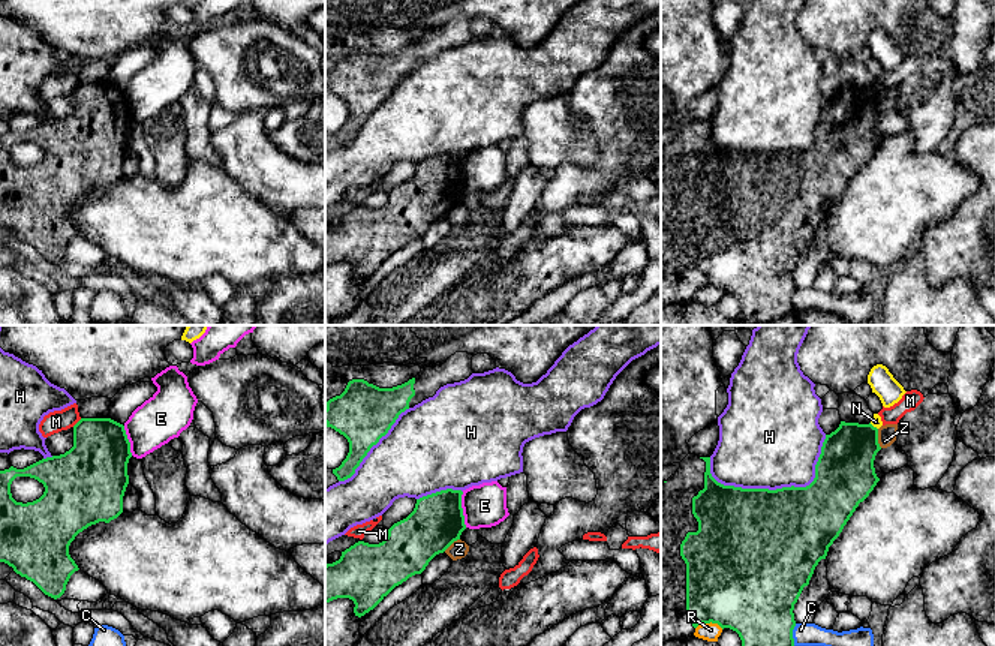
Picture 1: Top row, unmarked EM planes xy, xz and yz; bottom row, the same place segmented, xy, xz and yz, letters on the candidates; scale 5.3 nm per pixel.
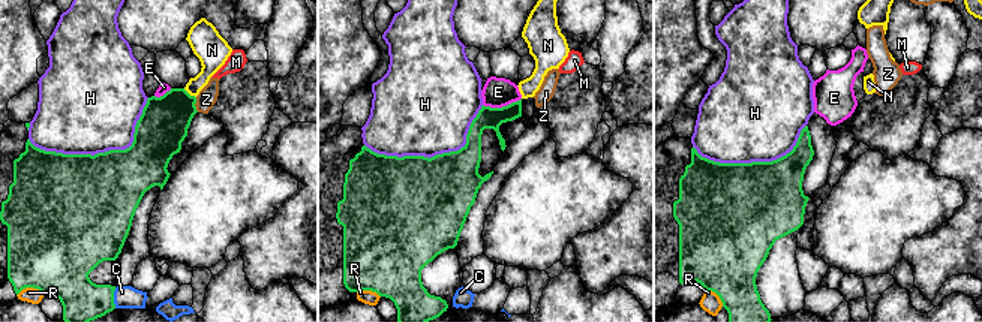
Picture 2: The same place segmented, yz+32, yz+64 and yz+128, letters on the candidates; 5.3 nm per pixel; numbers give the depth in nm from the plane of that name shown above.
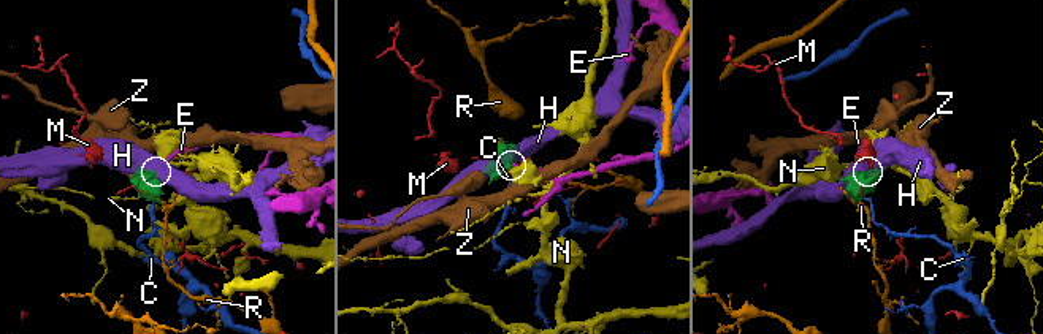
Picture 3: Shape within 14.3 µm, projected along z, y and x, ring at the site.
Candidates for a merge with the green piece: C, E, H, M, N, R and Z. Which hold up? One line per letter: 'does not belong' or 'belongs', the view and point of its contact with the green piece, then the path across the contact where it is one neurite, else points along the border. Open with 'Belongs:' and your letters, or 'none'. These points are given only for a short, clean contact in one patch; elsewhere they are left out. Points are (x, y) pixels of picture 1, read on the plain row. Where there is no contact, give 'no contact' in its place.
Belongs: none
C: does not belong; contact yz (791, 299); border yz (796, 288), (793, 309)
E: does not belong; contact xz (462, 174); border xz (462, 156), (462, 179), (466, 191)
H: does not belong; contact yz (782, 152)
M: does not belong; contact xy (78, 86)
N: does not belong; contact yz (872, 90); border yz (869, 87), (877, 93)
R: does not belong; contact yz (709, 287)
Z: does not belong; contact yz (877, 102); border yz (877, 93), (877, 107), (881, 111)

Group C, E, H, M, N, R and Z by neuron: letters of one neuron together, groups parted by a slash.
C / E / H / M / N / R / Z

